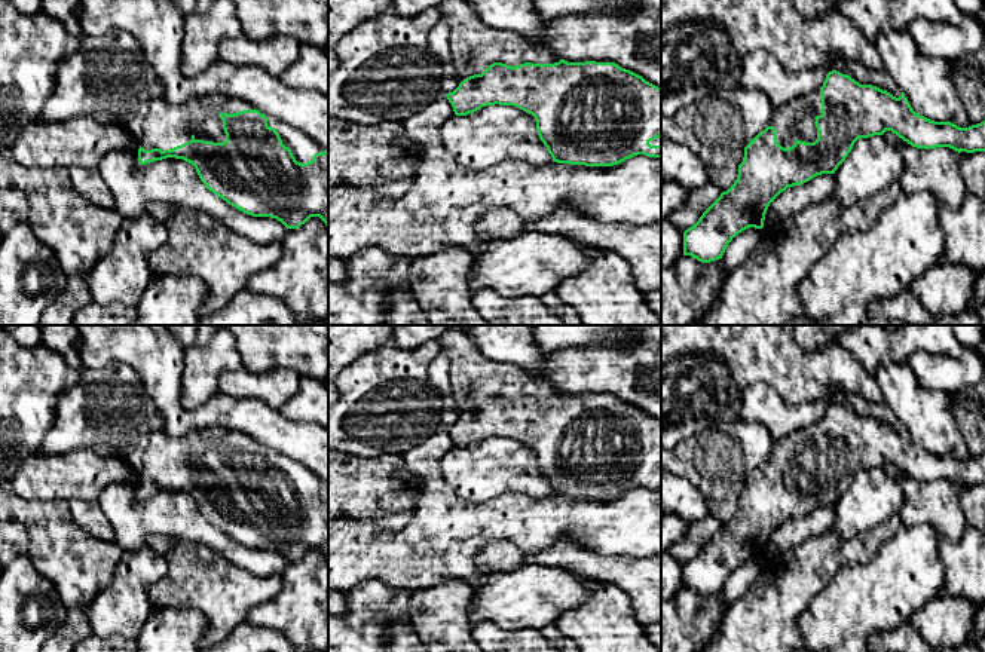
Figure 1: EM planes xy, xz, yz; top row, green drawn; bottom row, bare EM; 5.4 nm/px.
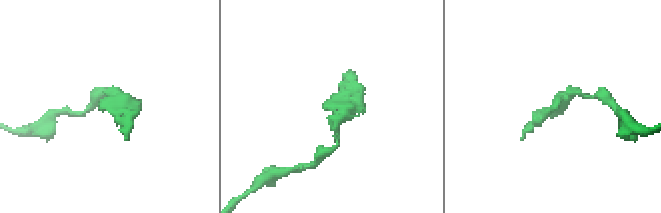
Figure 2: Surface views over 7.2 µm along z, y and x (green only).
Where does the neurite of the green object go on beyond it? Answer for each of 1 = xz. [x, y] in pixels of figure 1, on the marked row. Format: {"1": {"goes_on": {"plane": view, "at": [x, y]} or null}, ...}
{"1": {"goes_on": null}}

